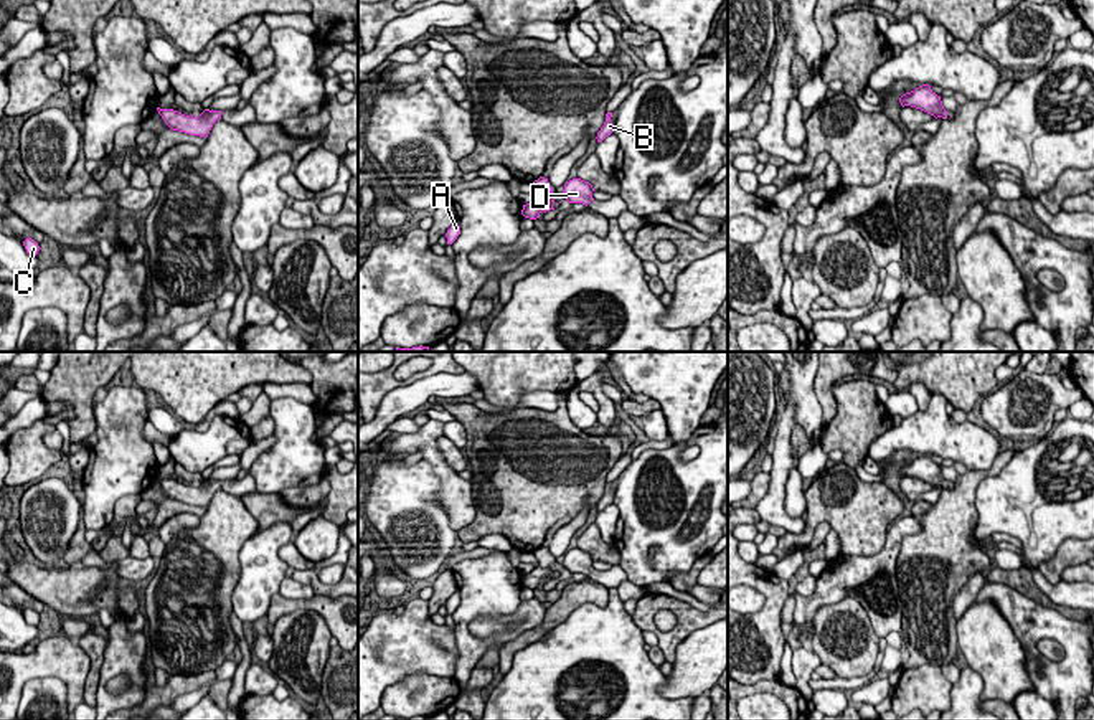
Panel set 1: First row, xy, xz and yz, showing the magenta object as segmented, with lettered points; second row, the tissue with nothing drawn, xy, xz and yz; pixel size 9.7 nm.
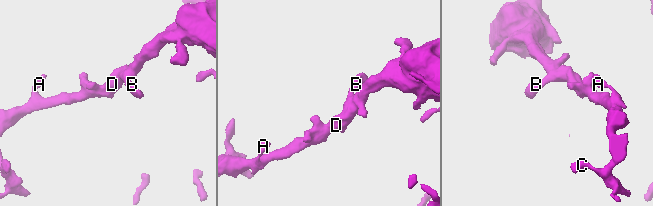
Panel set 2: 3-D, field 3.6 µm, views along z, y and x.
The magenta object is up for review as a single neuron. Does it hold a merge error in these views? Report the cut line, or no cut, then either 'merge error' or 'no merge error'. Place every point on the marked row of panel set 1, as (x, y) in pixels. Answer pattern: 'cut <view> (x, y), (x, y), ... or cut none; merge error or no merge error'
cut none; no merge error

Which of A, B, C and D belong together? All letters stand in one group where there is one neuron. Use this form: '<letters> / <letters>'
A B C D

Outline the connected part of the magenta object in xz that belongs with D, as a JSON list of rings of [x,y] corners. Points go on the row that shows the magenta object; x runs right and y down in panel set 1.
[[[573,178],[564,183],[561,197],[566,198],[569,203],[582,203],[587,206],[594,200],[592,192],[594,188],[589,182]]]

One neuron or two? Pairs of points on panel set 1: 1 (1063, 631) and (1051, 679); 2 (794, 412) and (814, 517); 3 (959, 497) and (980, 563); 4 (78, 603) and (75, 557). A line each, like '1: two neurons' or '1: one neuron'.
1: one neuron
2: two neurons
3: one neuron
4: two neurons

